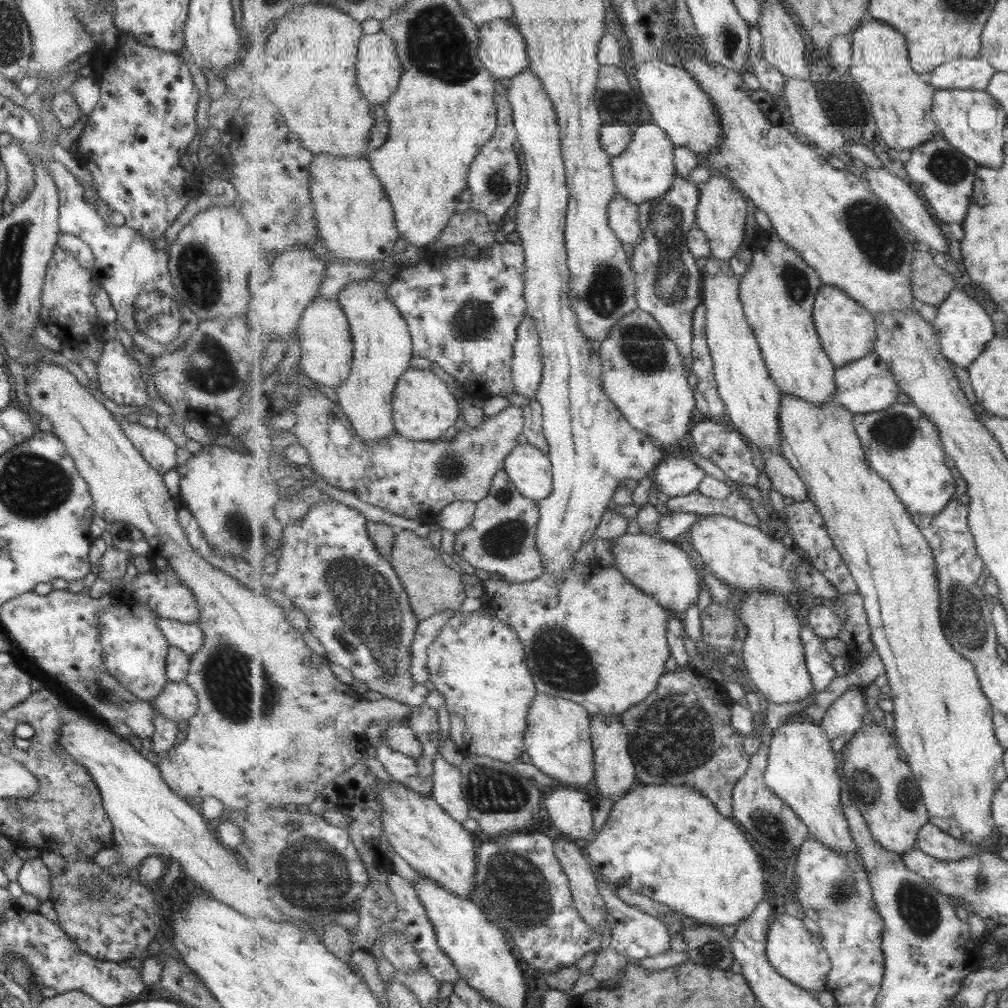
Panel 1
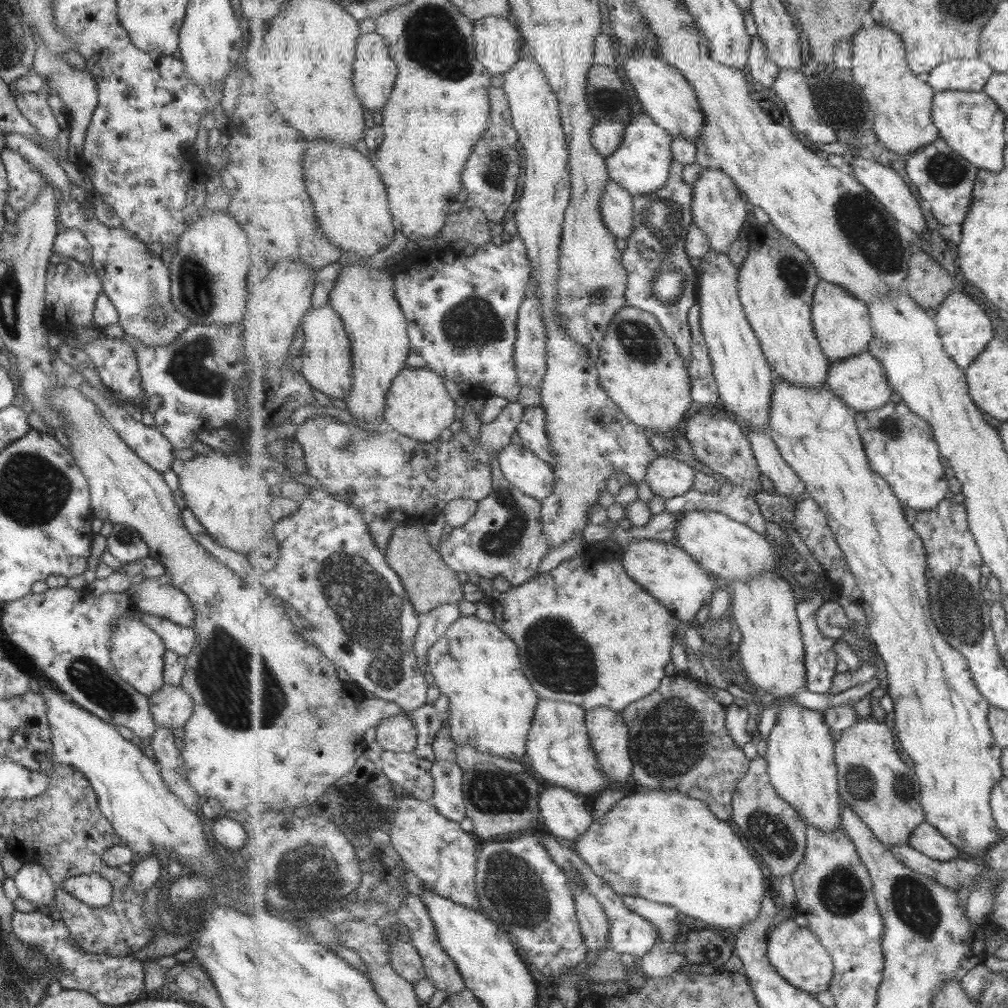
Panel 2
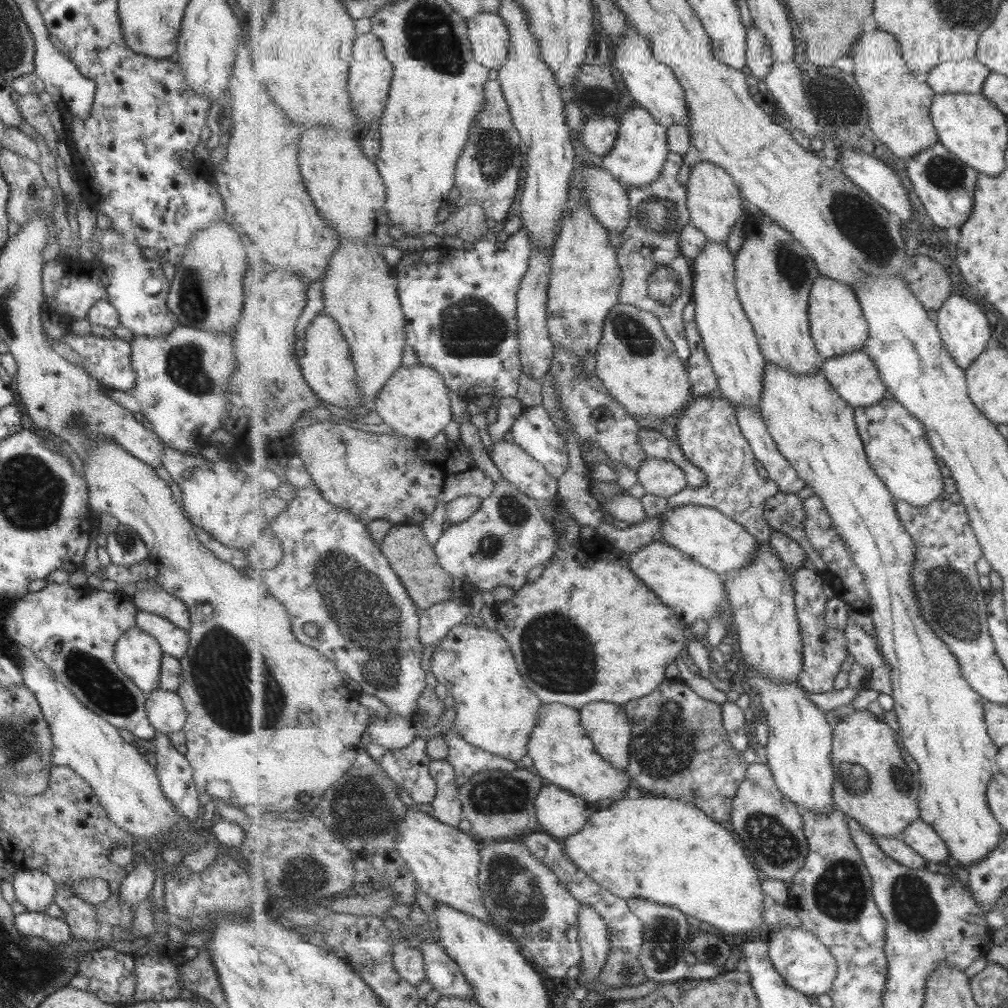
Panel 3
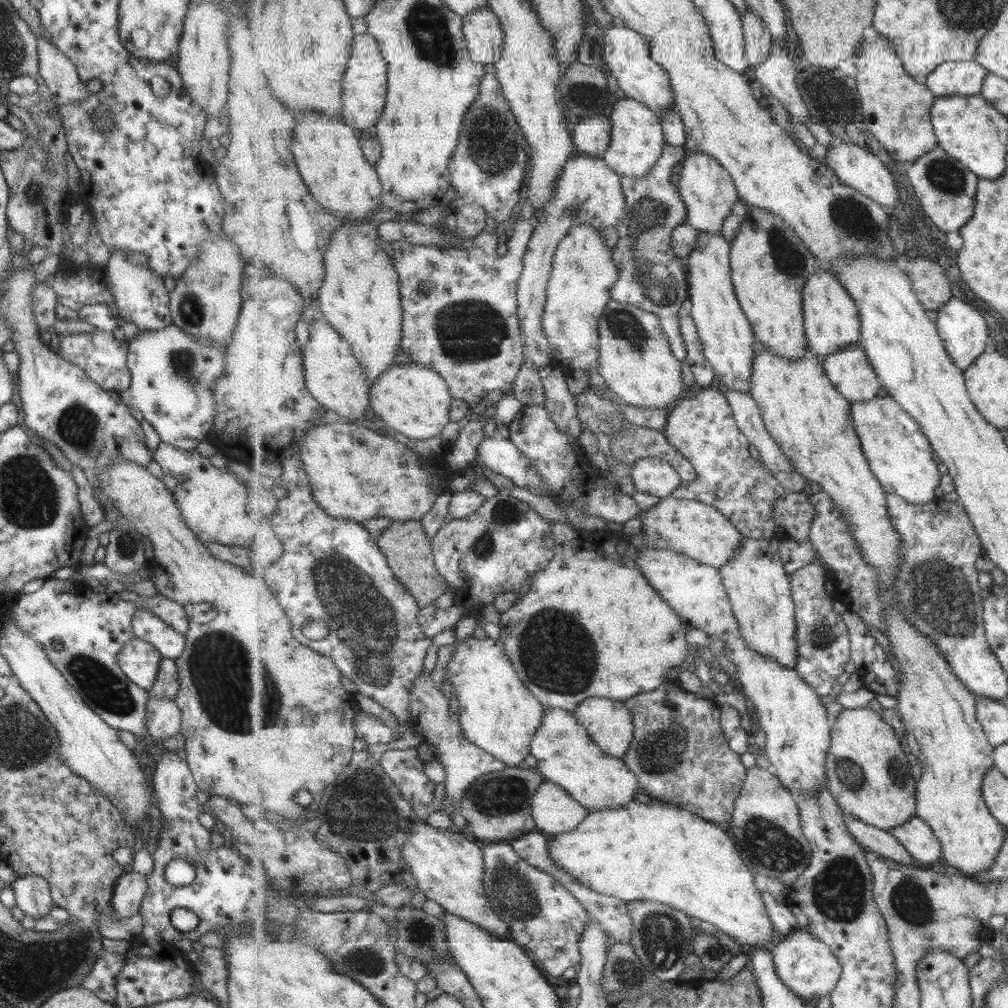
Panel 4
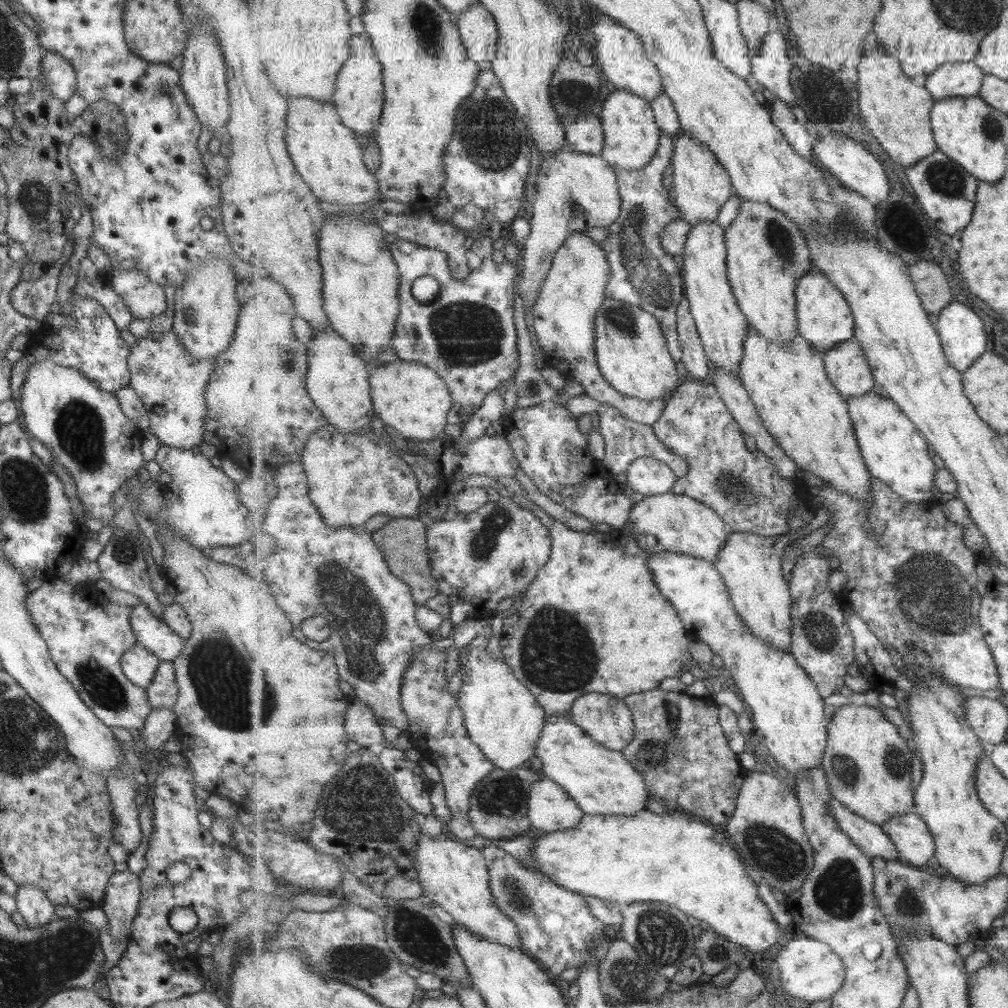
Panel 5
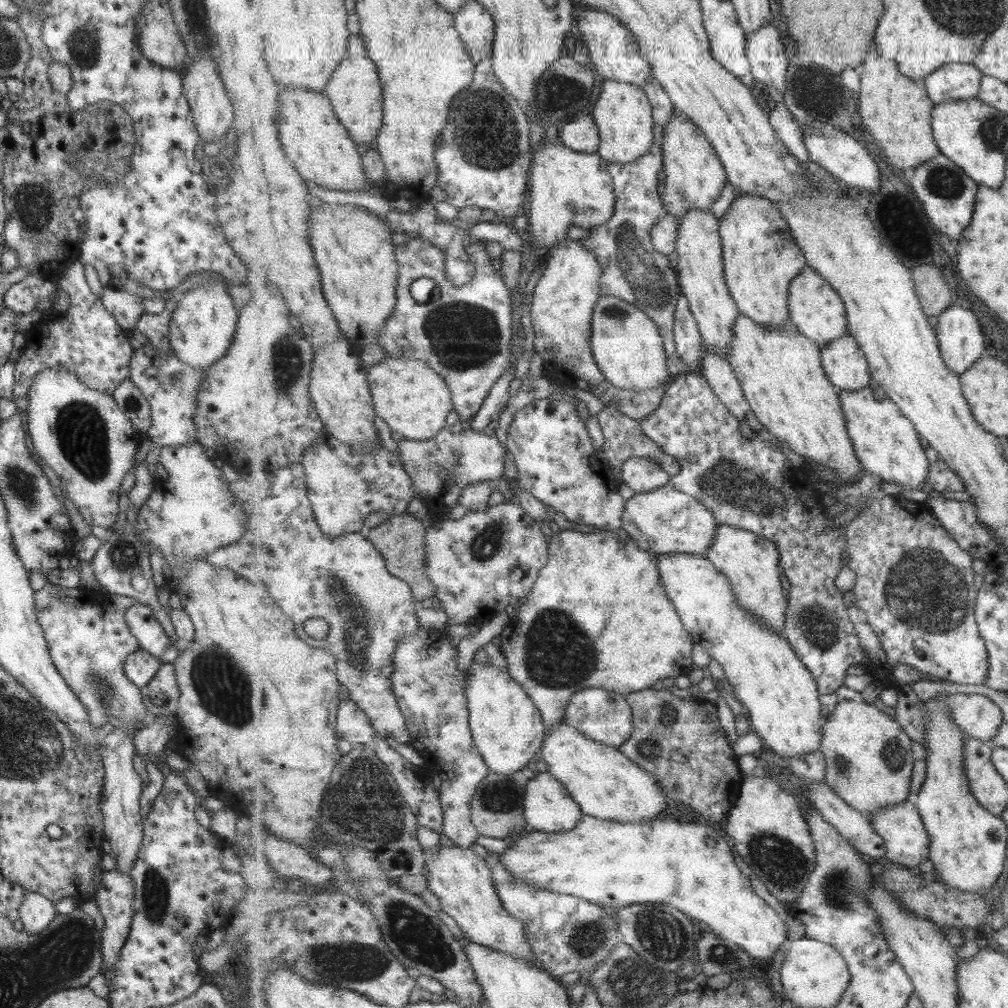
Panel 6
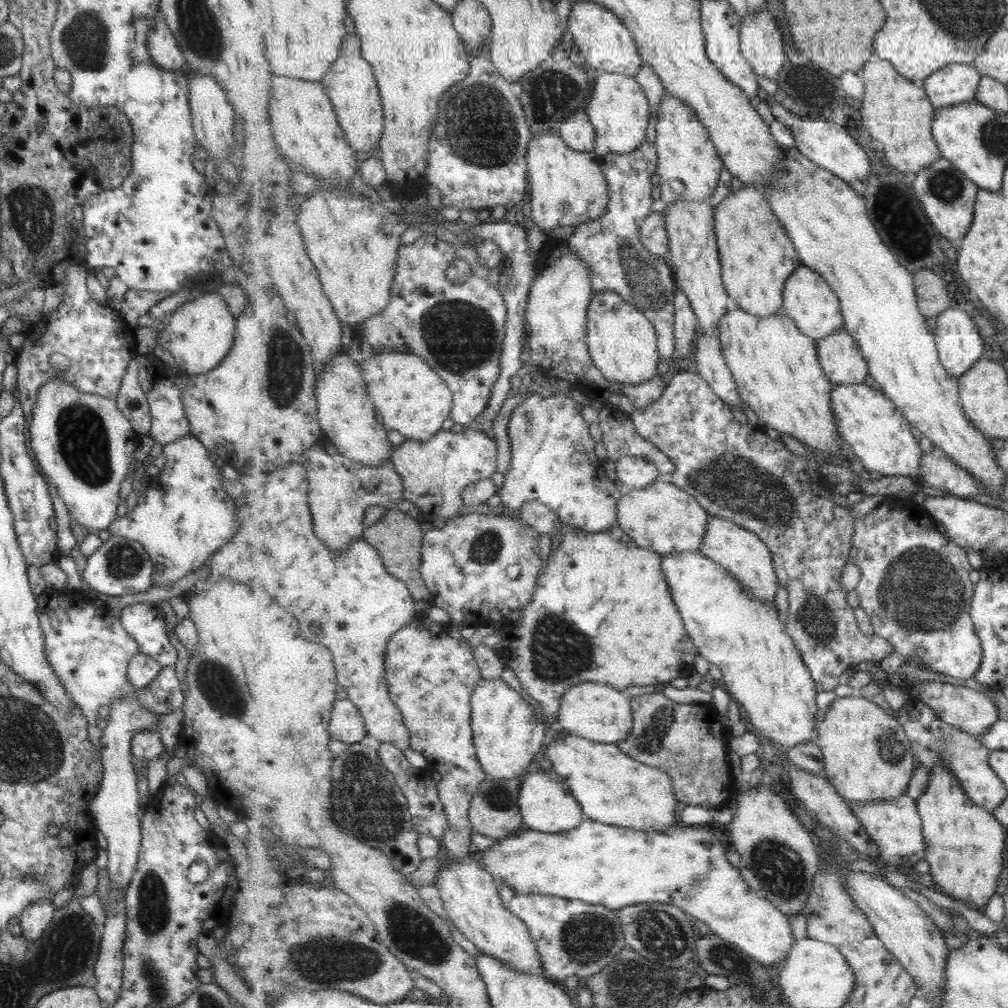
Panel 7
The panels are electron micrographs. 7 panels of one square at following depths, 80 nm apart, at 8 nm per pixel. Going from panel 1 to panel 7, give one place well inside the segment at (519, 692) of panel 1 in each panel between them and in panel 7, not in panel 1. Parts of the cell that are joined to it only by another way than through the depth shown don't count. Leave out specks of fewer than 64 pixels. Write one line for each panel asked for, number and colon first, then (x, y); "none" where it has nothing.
2: (492, 704)
3: (496, 710)
4: (500, 714)
5: (503, 717)
6: (509, 731)
7: (508, 734)

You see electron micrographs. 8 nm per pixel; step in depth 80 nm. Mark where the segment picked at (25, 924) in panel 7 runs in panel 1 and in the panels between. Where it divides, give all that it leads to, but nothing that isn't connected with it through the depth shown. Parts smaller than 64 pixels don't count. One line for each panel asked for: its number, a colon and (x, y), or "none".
1: (33, 877)
2: (33, 884)
3: (34, 890)
4: (32, 897)
5: (31, 903)
6: (36, 912)

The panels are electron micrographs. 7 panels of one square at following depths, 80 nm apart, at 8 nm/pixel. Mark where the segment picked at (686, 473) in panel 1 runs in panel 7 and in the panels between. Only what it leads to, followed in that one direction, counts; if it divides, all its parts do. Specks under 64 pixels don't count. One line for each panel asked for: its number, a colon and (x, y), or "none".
2: (668, 477)
3: (663, 478)
4: (654, 475)
5: (647, 475)
6: (642, 474)
7: (633, 472)

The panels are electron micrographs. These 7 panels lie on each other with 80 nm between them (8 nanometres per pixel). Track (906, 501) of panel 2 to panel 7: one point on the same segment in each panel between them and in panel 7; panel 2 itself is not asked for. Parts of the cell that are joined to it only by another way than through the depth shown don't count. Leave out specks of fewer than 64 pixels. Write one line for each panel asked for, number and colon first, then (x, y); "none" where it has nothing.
3: (900, 451)
4: (903, 459)
5: (895, 450)
6: (887, 443)
7: (879, 434)

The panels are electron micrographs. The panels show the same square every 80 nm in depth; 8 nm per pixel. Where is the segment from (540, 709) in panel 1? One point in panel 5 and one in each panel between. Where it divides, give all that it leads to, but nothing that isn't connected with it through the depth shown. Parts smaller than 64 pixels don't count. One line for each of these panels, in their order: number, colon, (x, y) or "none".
2: (559, 746)
3: (563, 753)
4: (566, 755)
5: (602, 781)

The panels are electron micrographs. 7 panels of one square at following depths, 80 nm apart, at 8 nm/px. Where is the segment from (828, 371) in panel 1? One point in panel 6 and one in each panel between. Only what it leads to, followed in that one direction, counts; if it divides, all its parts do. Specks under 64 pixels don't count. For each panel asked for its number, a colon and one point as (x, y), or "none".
2: (776, 281)
3: (774, 272)
4: (770, 265)
5: (767, 255)
6: (761, 256)

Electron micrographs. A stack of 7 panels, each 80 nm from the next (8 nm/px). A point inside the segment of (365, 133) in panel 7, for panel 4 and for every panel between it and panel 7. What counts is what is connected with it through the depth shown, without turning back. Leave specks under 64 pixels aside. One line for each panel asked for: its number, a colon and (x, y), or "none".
4: (366, 83)
5: (360, 96)
6: (355, 90)

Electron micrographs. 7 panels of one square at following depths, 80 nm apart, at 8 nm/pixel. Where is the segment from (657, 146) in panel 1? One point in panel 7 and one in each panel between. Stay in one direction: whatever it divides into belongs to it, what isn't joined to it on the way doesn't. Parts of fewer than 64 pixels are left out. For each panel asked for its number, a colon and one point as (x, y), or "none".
2: (642, 164)
3: (639, 156)
4: (638, 139)
5: (632, 132)
6: (623, 113)
7: (620, 111)

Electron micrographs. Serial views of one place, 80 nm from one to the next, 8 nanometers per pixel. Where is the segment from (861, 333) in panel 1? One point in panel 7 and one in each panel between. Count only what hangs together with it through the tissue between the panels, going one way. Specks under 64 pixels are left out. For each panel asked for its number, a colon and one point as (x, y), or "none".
2: (842, 321)
3: (839, 326)
4: (832, 319)
5: (825, 318)
6: (817, 309)
7: (808, 298)

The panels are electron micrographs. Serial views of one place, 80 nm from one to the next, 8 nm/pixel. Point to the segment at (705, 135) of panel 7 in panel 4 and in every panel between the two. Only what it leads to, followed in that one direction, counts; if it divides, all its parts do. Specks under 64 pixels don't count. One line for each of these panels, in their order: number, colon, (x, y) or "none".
4: (707, 188)
5: (702, 185)
6: (695, 177)

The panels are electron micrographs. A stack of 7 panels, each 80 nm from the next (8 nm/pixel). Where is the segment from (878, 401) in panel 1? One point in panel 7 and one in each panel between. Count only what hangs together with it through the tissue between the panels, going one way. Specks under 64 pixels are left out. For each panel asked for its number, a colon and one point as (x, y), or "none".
2: (861, 381)
3: (856, 377)
4: (850, 370)
5: (847, 364)
6: (846, 364)
7: (842, 359)

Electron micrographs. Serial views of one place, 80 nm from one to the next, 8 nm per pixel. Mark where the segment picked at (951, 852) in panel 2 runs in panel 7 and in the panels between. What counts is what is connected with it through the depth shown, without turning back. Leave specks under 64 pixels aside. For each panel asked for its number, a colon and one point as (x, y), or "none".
3: (926, 840)
4: (919, 838)
5: (916, 845)
6: (901, 826)
7: (895, 824)

